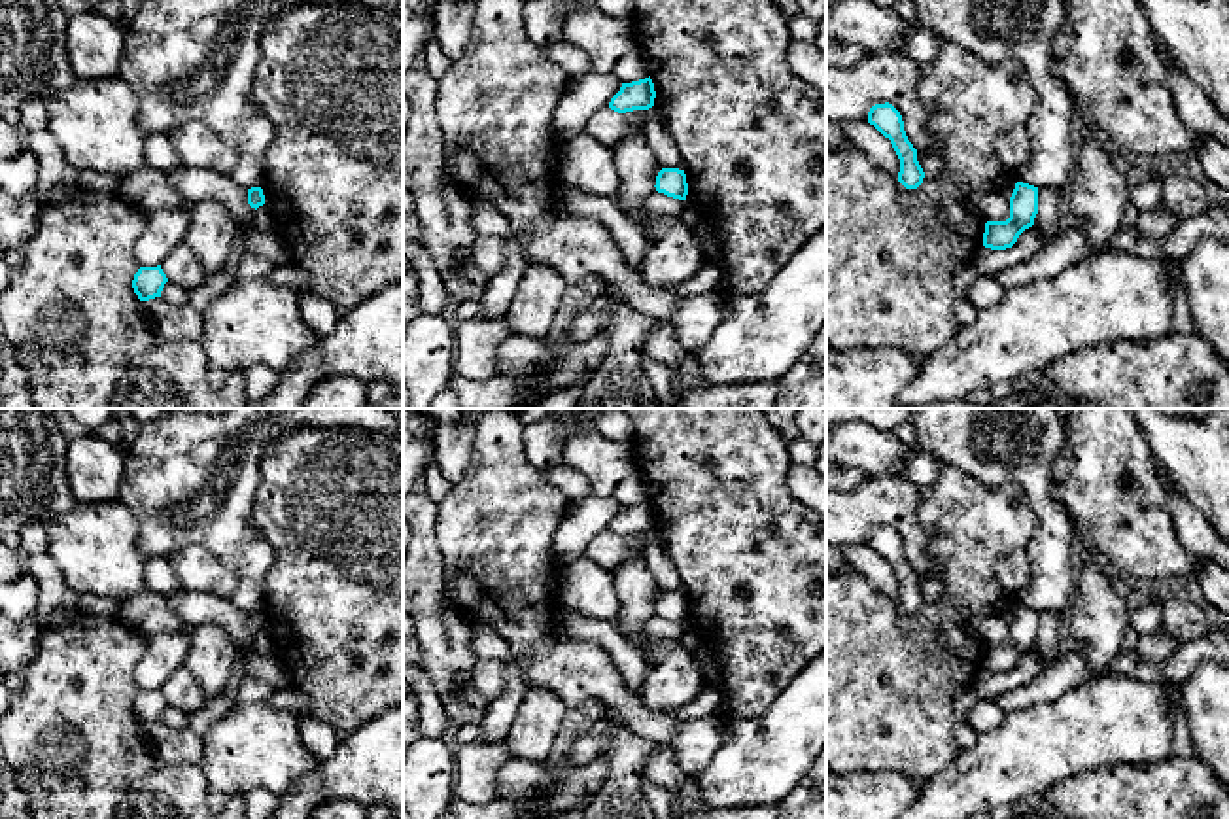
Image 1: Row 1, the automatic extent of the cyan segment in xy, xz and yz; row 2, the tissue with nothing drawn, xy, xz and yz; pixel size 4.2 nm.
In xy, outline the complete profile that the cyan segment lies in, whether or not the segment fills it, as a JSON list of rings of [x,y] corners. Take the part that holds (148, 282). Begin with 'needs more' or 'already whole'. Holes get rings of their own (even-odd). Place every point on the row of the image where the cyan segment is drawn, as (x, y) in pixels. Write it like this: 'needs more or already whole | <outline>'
already whole | [[[161,265],[157,267],[140,267],[134,274],[132,288],[140,301],[149,301],[161,297],[164,284],[168,282]]]

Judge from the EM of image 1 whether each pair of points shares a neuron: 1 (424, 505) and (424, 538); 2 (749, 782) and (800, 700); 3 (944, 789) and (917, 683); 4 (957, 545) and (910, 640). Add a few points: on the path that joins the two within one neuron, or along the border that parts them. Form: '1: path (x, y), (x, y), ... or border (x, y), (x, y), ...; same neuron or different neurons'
1: path (424, 513), (424, 530); same neuron
2: path (764, 761), (800, 721); same neuron
3: border (961, 749), (921, 787); different neurons
4: path (957, 570), (957, 596), (934, 619); same neuron

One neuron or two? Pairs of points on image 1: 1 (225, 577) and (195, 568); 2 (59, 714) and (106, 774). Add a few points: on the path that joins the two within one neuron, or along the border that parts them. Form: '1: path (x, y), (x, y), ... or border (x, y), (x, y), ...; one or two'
1: path (218, 577), (203, 572); one
2: path (70, 729), (70, 738), (91, 759); one

